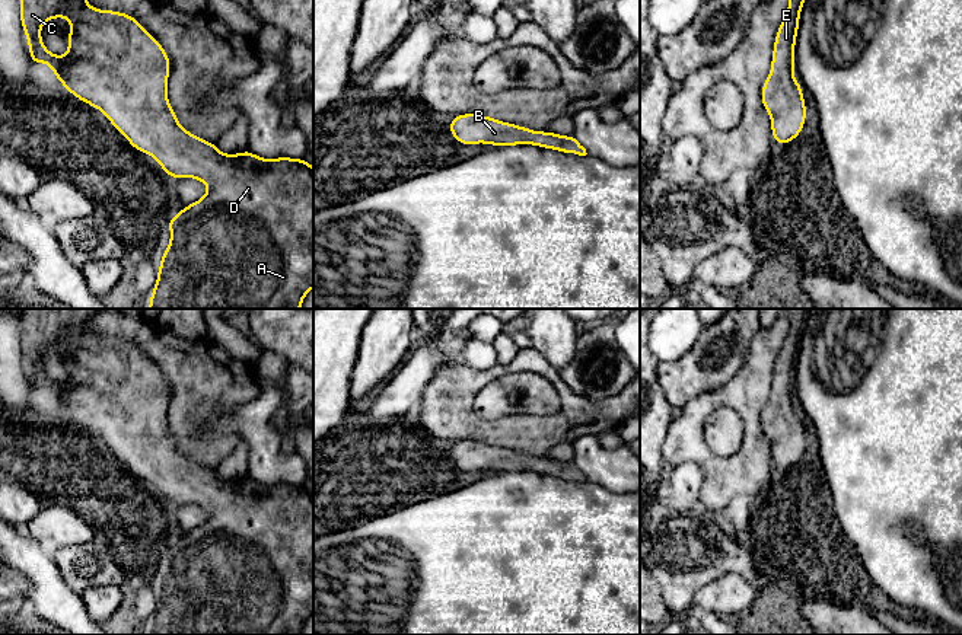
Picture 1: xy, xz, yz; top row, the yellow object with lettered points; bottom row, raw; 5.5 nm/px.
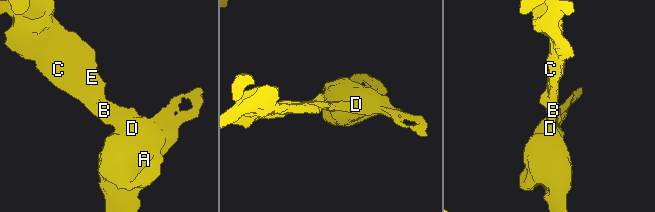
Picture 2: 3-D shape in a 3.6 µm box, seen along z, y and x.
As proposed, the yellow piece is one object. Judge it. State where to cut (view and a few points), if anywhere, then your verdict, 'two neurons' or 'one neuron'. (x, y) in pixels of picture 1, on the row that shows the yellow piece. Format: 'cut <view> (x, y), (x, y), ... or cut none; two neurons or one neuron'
cut none; one neuron

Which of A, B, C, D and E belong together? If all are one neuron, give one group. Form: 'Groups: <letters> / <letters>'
Groups: A B C D E

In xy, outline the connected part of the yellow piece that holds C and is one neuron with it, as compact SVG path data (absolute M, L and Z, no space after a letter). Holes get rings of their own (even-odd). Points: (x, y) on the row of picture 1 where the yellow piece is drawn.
M20 0L20 23L29 44L32 64L47 63L55 77L71 95L105 114L115 130L121 133L137 151L150 154L168 176L172 179L195 178L208 186L208 192L201 200L184 207L168 221L171 242L160 258L157 281L152 291L149 309L300 309L303 299L313 287L313 167L303 157L262 159L249 150L236 154L224 154L219 151L217 143L208 143L184 130L178 124L176 112L169 106L166 98L171 60L155 36L149 33L136 17L127 13L99 10L87 6L86 0ZM54 17L66 17L71 23L71 31L67 35L69 52L64 57L50 52L42 44L41 26L44 22Z

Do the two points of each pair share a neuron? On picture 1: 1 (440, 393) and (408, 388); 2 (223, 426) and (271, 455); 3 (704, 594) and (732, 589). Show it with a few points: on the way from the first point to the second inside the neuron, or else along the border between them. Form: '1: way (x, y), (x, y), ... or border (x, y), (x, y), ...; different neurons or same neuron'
1: border (445, 364), (429, 380), (420, 399); different neurons
2: way (235, 426), (242, 426), (260, 443); same neuron
3: way (712, 594), (725, 594); same neuron

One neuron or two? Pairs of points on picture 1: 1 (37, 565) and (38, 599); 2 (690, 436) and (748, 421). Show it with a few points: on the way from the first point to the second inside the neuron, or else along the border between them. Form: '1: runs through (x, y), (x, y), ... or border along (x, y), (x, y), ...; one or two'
1: runs through (38, 574), (38, 590); one
2: runs through (697, 417), (713, 401), (735, 402); one

